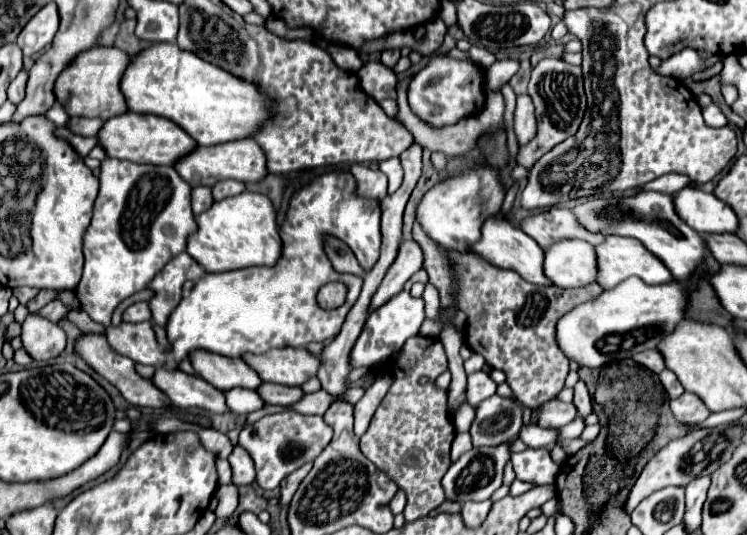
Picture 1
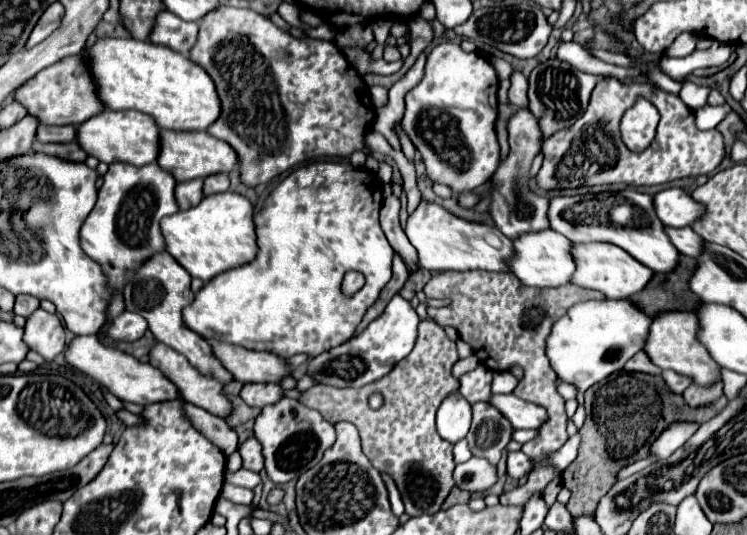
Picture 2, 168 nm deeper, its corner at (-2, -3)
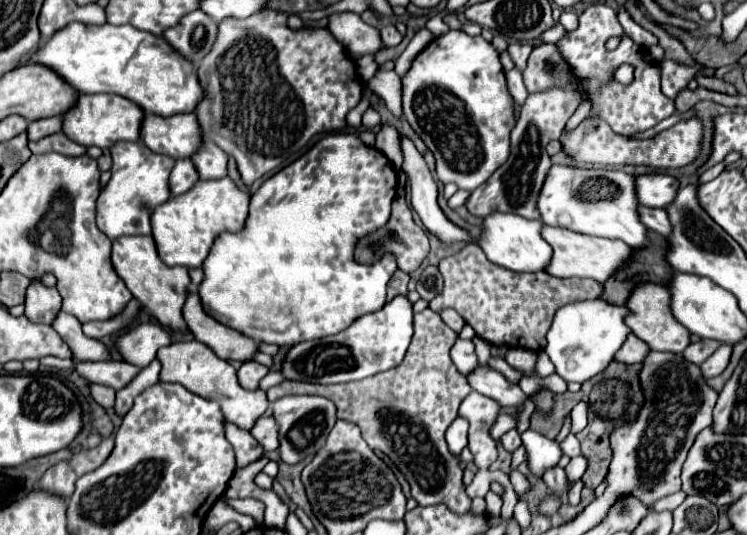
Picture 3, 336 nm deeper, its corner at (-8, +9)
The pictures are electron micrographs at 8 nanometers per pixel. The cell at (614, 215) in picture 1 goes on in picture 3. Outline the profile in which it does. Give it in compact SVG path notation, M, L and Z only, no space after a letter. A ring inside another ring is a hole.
M552 166L538 198L542 222L568 228L580 234L618 238L628 246L642 250L648 240L648 226L640 220L640 202L636 194L636 176L622 170L582 170L570 166Z

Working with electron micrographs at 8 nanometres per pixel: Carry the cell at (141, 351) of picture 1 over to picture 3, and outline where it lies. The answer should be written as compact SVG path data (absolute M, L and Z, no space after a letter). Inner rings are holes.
M198 340L172 342L158 350L158 360L162 362L162 372L160 372L162 382L178 382L184 388L188 388L192 394L198 394L206 400L220 402L220 410L222 410L224 418L240 428L250 430L252 424L264 414L264 410L270 404L264 390L244 390L238 384L234 366L230 362L218 358L206 344L202 344Z

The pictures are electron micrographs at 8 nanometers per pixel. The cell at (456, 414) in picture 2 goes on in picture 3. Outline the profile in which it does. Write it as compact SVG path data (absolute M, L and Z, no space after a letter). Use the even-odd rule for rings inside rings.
M456 416L456 420L446 430L446 442L450 452L460 454L462 448L468 444L468 420L462 416Z

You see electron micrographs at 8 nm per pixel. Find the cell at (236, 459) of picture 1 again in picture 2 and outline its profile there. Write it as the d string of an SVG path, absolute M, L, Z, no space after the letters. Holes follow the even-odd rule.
M250 436L248 440L244 440L238 448L238 452L242 454L244 460L244 468L252 470L252 472L260 472L264 468L264 460L262 460L262 444L258 444L258 440L254 436Z

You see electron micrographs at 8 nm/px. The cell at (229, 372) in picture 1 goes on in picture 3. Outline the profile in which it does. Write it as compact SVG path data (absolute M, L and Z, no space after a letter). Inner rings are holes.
M122 236L114 240L112 244L112 260L118 276L124 280L128 290L136 300L142 302L142 306L168 330L188 334L190 328L184 322L182 308L188 298L188 286L190 286L190 276L188 268L184 266L166 266L160 256L158 248L152 236Z

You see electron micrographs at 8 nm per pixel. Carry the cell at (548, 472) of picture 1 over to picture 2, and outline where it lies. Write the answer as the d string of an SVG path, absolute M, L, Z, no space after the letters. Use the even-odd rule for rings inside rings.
M508 452L508 474L522 478L530 470L530 458L524 452Z

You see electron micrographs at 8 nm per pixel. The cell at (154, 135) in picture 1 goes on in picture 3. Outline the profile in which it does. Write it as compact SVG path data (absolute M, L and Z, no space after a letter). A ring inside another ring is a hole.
M80 94L78 104L68 114L64 114L62 132L82 146L112 148L118 140L140 142L142 120L144 110L138 104L132 104L128 98L116 94Z

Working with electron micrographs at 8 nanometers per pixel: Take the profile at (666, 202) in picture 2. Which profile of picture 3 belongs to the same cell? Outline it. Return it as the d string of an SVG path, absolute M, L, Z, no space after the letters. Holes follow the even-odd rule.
M652 172L638 176L638 200L642 206L666 208L674 202L680 190L680 182L664 172Z

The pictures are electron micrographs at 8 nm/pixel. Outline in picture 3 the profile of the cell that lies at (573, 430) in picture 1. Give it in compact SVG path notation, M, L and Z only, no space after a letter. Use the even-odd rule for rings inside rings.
M500 414L500 416L496 418L496 422L494 422L494 426L492 426L490 434L492 434L492 438L500 440L500 436L502 436L504 432L508 432L508 430L516 428L516 424L518 424L518 420L516 420L514 416L510 416L510 414Z

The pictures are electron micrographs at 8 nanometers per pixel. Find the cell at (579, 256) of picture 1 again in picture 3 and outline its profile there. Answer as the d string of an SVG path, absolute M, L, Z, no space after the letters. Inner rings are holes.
M494 212L484 218L484 230L478 244L494 264L514 272L542 272L552 260L552 246L542 238L542 226L542 220L524 220L522 216Z

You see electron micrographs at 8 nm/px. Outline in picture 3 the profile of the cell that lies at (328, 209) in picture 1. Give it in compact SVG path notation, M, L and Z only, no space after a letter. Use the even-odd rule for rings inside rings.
M344 132L344 134L328 134L326 138L322 138L304 156L300 156L296 162L292 162L290 166L276 172L272 178L268 178L260 186L260 190L250 198L250 214L248 214L244 230L240 230L236 234L230 234L230 232L220 234L216 238L216 244L212 246L208 258L204 260L204 266L202 266L204 268L204 280L198 288L202 306L208 312L208 316L212 316L214 320L254 338L256 342L268 342L268 344L278 344L278 346L290 348L290 346L306 342L306 340L318 340L324 336L338 334L338 332L346 330L356 318L382 308L386 302L386 284L396 270L396 258L386 254L376 264L360 264L354 260L354 248L356 248L358 240L362 240L370 232L376 232L378 228L386 226L386 222L390 218L390 202L396 194L396 184L398 184L398 176L396 176L396 170L392 168L392 162L380 150L366 146L358 136Z

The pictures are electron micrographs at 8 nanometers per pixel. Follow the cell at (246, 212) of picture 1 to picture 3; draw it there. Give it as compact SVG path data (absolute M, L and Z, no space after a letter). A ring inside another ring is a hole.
M228 176L220 180L208 180L208 182L198 182L188 194L172 196L168 202L160 204L152 212L152 236L158 244L160 258L168 266L186 266L186 268L200 268L216 240L218 234L222 232L240 232L246 224L248 218L248 204L250 204L250 194L242 192Z

